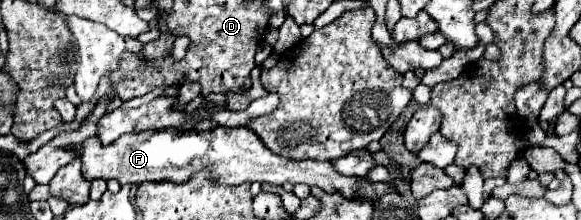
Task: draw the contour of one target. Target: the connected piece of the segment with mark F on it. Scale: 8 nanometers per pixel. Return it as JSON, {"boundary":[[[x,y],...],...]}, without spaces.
{"boundary":[[[215,127],[211,131],[143,131],[139,135],[123,135],[111,145],[103,147],[97,137],[89,137],[81,145],[69,145],[69,149],[77,151],[83,163],[83,177],[87,181],[93,179],[117,179],[121,185],[139,185],[143,181],[173,181],[185,183],[195,173],[209,169],[209,177],[213,183],[221,185],[239,185],[239,183],[305,183],[309,187],[319,187],[327,193],[339,191],[345,197],[353,197],[355,193],[363,193],[367,201],[379,199],[389,187],[385,183],[367,183],[365,179],[343,177],[339,175],[329,161],[291,161],[271,153],[261,139],[247,127]]]}

